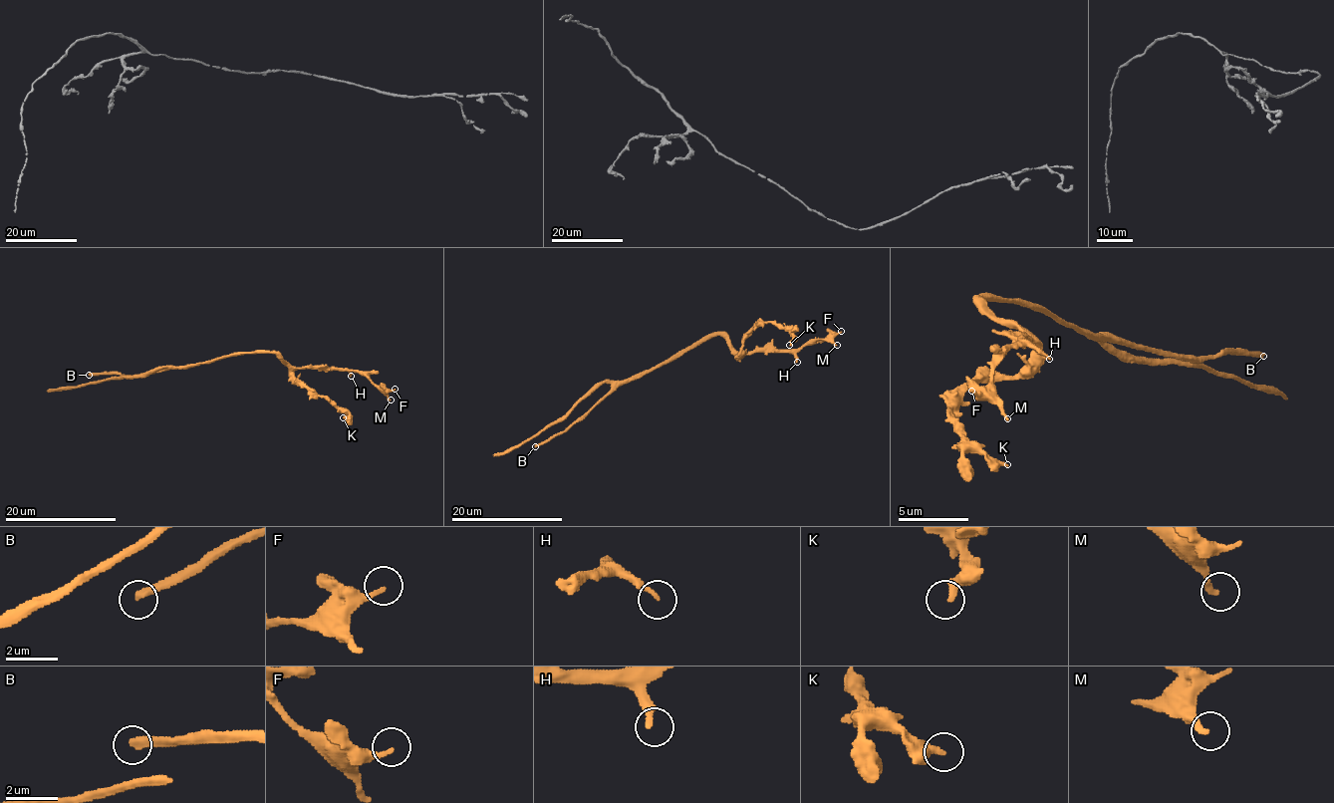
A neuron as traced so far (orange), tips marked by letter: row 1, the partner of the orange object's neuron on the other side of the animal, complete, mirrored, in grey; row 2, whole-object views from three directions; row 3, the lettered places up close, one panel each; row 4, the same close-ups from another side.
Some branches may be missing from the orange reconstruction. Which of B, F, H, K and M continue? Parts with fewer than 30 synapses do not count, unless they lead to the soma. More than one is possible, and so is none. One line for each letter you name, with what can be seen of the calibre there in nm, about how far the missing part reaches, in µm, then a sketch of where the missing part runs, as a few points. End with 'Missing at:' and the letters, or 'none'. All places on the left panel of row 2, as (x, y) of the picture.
B: Thickness 320 nm. Missing length about 80 µm
H: Thickness 260 nm. Missing length about 10 µm. Course of what is missing: (351, 376), (358, 392), (379, 415)
Missing at: B, H

